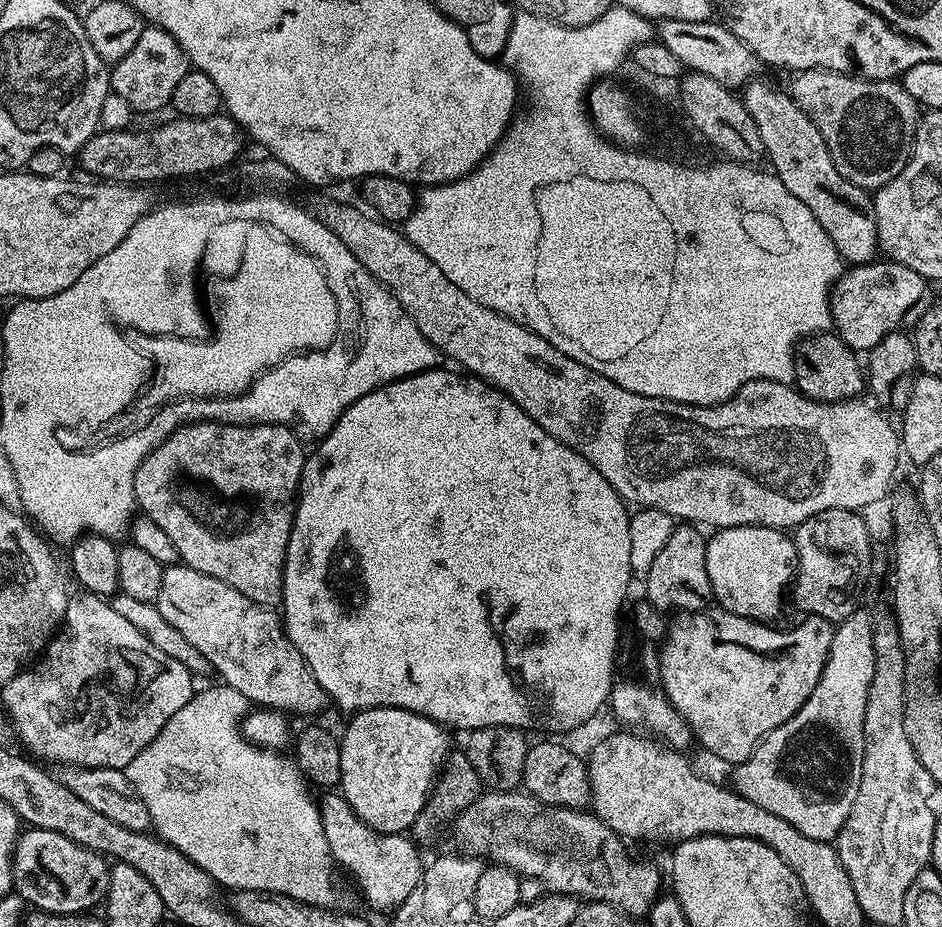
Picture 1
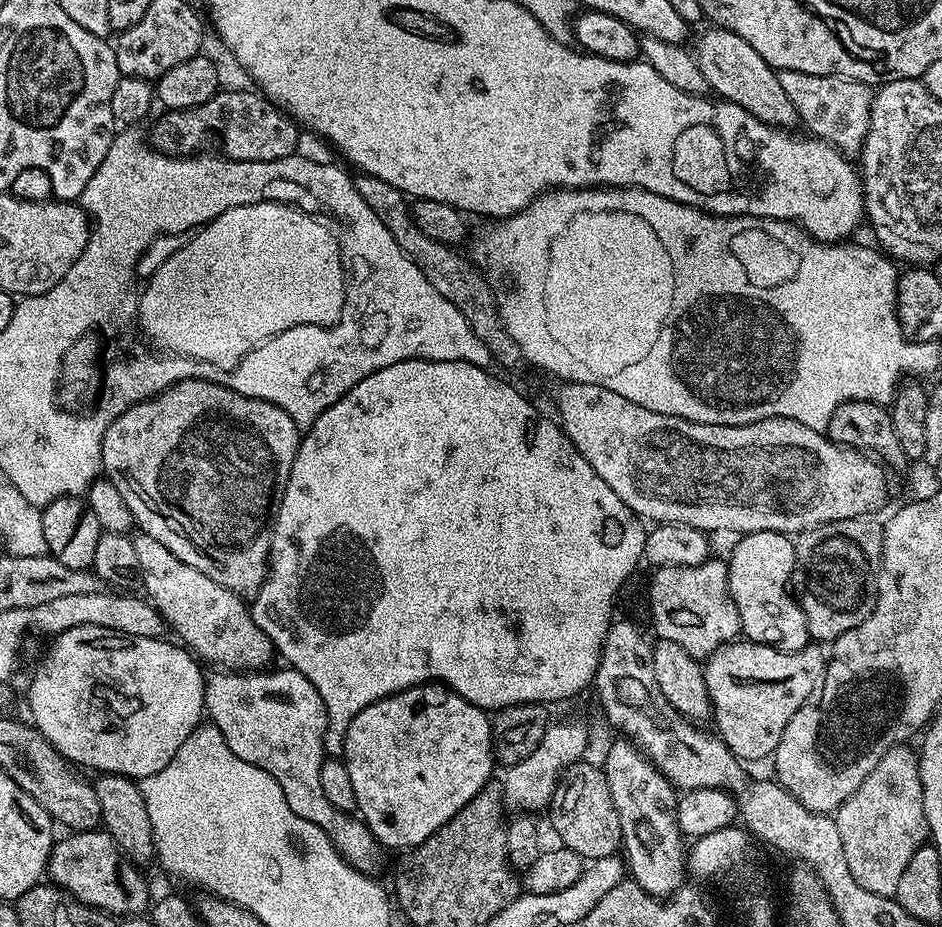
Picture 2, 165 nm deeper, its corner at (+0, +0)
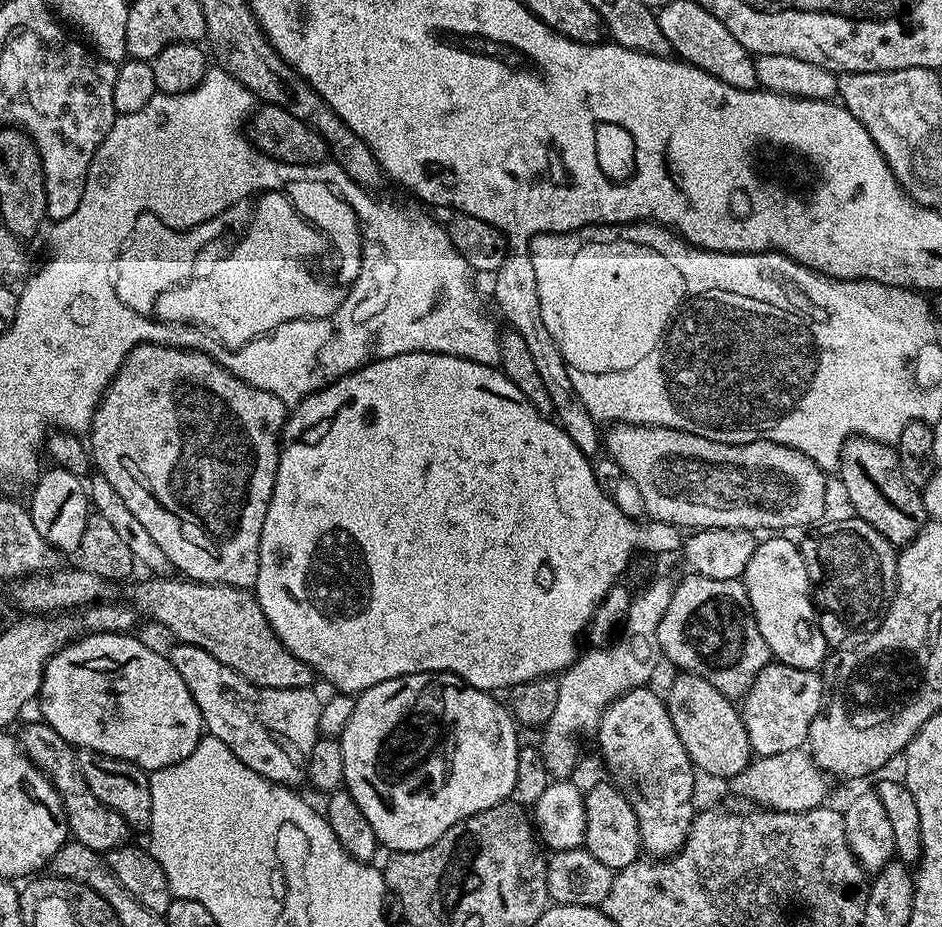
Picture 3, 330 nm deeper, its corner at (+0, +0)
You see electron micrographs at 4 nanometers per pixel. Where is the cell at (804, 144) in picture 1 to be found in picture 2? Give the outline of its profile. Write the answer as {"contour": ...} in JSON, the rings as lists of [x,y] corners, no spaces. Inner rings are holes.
{"contour":[[[708,26],[696,40],[694,55],[709,89],[719,99],[742,106],[742,110],[754,114],[754,118],[766,122],[772,128],[792,130],[797,127],[798,117],[794,102],[790,102],[790,98],[782,90],[777,69],[771,68],[762,58],[762,54],[758,54],[758,50],[753,50],[748,43],[742,42],[738,34],[725,28]]]}

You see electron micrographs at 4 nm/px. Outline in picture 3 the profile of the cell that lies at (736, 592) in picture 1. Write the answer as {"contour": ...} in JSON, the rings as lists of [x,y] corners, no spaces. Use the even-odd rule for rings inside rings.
{"contour":[[[772,534],[769,540],[761,539],[757,543],[754,554],[750,554],[750,562],[746,566],[742,583],[746,594],[750,598],[750,606],[754,618],[758,622],[758,630],[762,638],[766,638],[766,646],[769,653],[779,663],[795,668],[819,669],[824,655],[830,649],[830,642],[822,634],[820,623],[816,620],[816,606],[812,598],[812,583],[808,581],[806,574],[806,562],[800,553],[800,545],[794,539],[787,540],[787,535]]]}

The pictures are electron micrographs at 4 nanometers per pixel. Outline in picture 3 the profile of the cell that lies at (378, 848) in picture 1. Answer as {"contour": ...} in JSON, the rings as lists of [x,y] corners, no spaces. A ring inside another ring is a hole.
{"contour":[[[179,642],[171,645],[170,659],[172,664],[182,674],[182,682],[190,690],[194,702],[204,719],[207,735],[218,738],[230,746],[233,754],[250,770],[262,774],[267,780],[275,784],[282,784],[285,788],[299,789],[306,780],[308,770],[308,754],[315,746],[320,734],[320,705],[321,697],[315,696],[312,688],[259,688],[242,678],[230,666],[222,666],[218,658],[206,654],[198,646],[190,646]]]}

